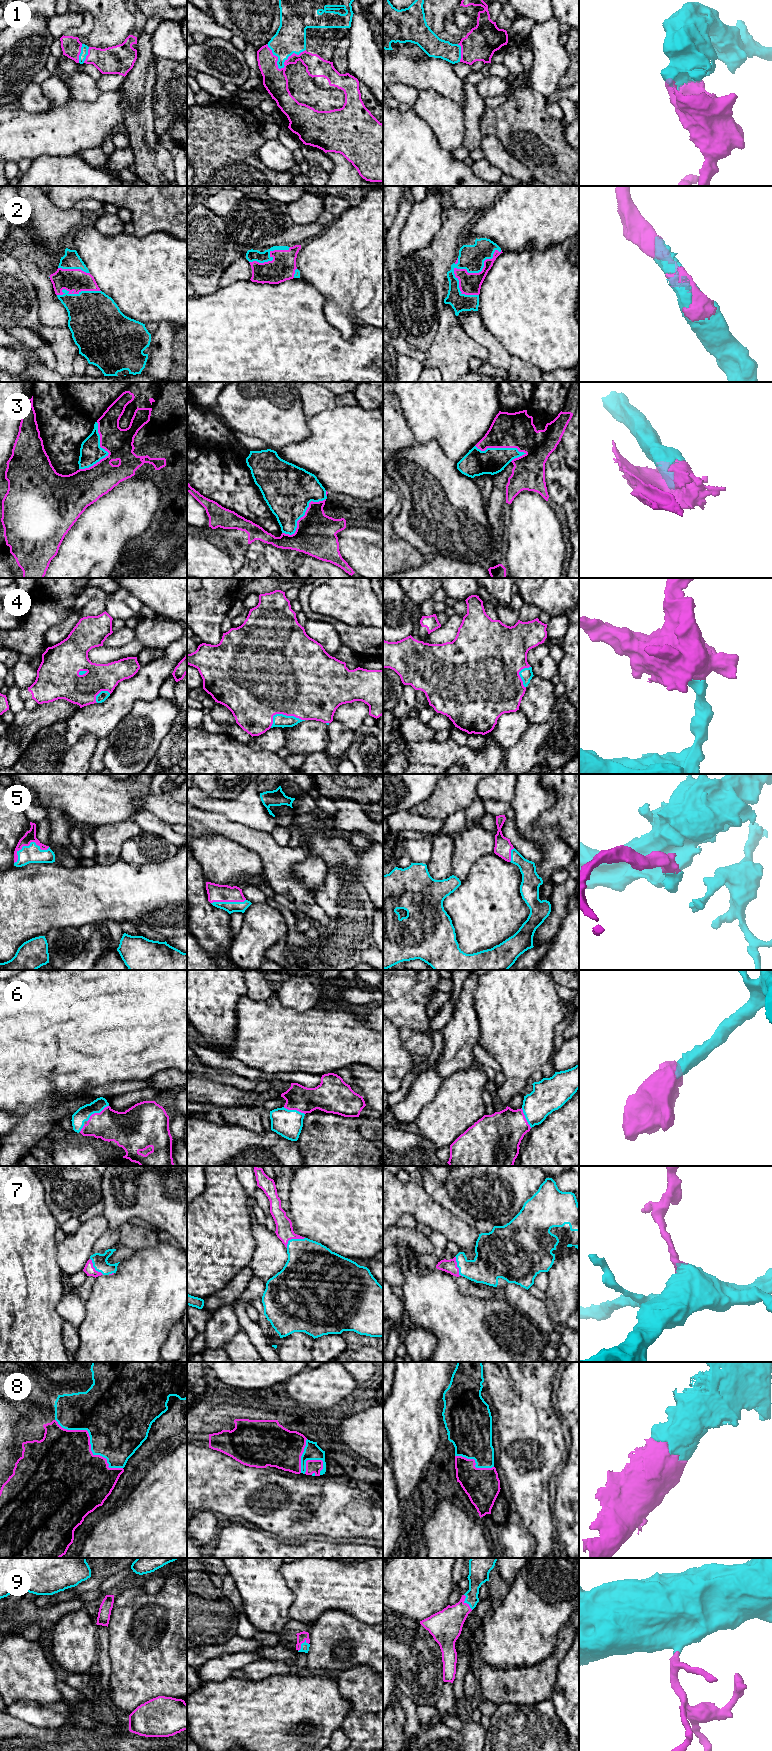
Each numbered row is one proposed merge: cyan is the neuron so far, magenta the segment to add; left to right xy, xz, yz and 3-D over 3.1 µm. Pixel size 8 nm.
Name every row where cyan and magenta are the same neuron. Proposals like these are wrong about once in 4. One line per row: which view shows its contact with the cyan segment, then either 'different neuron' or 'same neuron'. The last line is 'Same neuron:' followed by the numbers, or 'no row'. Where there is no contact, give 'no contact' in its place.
1: xz | same neuron
2: yz | same neuron
3: yz | same neuron
4: xz | same neuron
5: xy | same neuron
6: xy | same neuron
7: xz | same neuron
8: xy | same neuron
9: yz | same neuron
Same neuron: 1, 2, 3, 4, 5, 6, 7, 8, 9

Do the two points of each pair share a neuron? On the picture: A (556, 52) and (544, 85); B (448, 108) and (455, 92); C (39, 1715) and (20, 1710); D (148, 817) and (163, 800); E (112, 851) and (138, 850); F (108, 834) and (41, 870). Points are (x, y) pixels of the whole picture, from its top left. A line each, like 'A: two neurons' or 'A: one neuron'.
A: one neuron
B: two neurons
C: one neuron
D: two neurons
E: two neurons
F: two neurons

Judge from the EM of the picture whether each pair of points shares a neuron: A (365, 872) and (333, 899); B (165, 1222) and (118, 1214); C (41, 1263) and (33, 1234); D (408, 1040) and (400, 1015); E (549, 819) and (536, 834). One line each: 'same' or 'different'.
A: different
B: same
C: same
D: different
E: different

